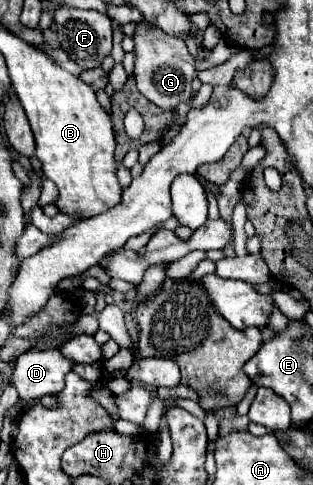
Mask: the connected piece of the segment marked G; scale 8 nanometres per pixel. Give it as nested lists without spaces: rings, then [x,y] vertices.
[[[139,22],[133,34],[135,40],[135,82],[137,90],[163,110],[175,110],[177,104],[189,102],[191,82],[197,78],[195,58],[189,54],[185,40],[165,34],[161,28]]]

